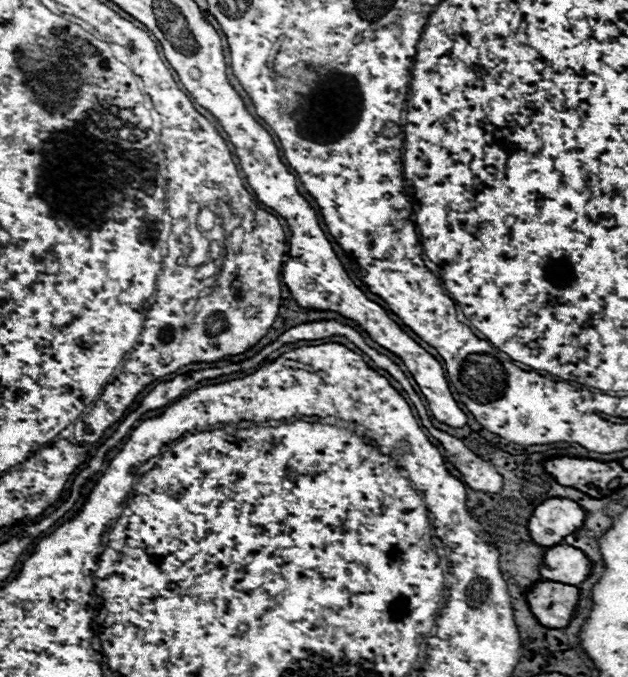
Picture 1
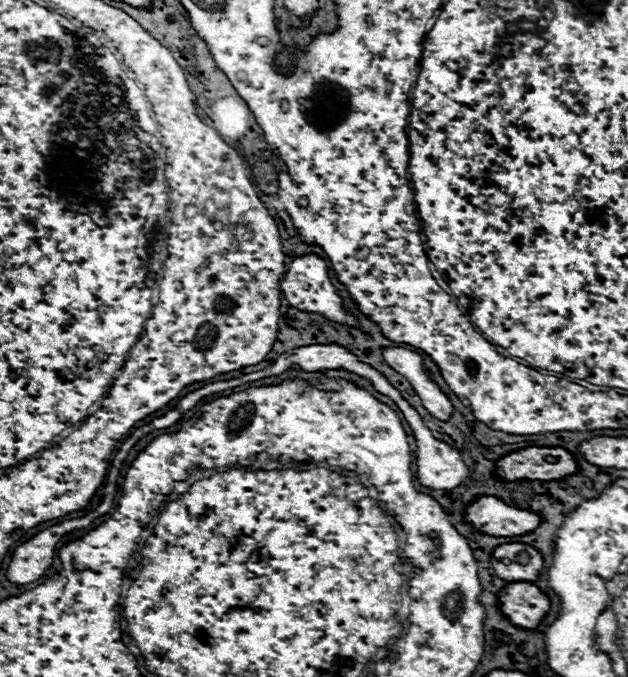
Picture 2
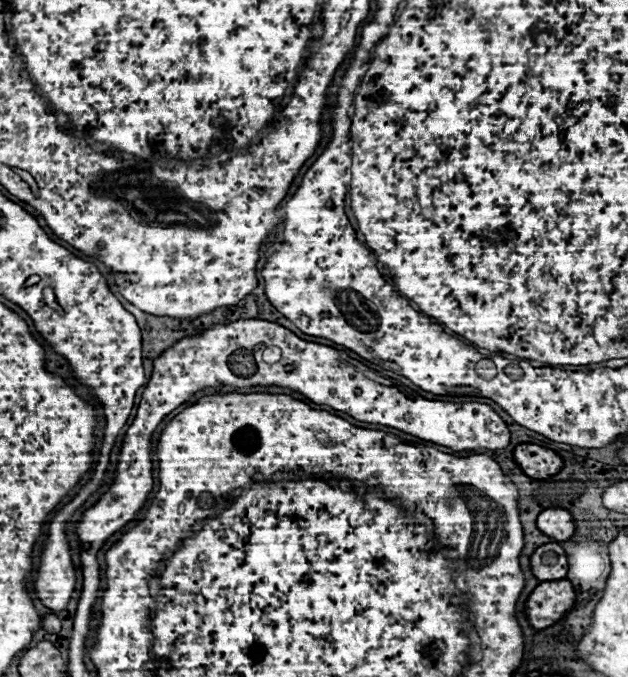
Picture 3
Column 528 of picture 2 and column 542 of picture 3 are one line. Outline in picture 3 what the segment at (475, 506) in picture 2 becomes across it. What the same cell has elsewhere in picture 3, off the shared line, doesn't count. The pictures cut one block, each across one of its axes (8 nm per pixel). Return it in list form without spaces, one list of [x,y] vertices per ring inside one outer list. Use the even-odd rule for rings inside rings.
[[[550,508],[550,510],[542,510],[542,514],[538,514],[538,528],[558,540],[558,542],[566,542],[574,536],[576,532],[576,524],[574,518],[568,510],[564,508]]]

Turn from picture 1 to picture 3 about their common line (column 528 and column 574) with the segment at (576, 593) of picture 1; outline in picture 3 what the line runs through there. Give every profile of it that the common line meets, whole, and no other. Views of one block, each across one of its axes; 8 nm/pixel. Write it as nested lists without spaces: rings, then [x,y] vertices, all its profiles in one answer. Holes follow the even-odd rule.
[[[568,580],[542,582],[534,588],[526,602],[526,616],[536,630],[542,630],[562,620],[566,612],[572,610],[574,604],[576,594]]]

